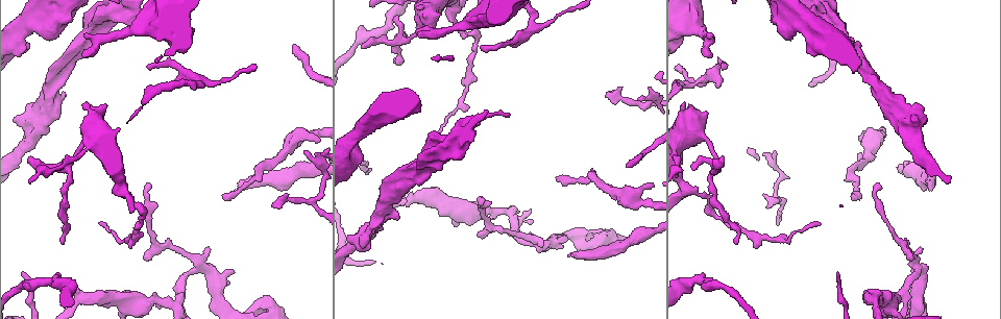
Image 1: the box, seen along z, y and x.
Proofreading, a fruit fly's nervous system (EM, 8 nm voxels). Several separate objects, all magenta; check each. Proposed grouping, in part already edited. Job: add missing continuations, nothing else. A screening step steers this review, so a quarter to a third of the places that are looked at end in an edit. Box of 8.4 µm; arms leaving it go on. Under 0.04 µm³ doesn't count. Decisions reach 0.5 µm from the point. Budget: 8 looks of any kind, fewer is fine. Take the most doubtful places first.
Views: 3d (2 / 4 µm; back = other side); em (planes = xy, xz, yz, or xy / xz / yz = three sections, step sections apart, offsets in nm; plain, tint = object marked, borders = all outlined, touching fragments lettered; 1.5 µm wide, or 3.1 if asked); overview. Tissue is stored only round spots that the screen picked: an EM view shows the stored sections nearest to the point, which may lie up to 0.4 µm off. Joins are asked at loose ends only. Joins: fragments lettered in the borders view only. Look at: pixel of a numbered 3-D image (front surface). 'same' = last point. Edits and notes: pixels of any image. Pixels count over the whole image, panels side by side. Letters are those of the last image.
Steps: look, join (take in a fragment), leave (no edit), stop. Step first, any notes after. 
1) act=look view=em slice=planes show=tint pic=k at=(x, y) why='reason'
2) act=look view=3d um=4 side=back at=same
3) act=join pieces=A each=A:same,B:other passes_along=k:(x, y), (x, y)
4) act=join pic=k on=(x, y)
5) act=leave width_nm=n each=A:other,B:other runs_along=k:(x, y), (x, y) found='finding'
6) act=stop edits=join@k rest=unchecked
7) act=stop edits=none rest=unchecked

act=look view=em slice=planes show=plain pic=1 at=(81, 55) why='free end'

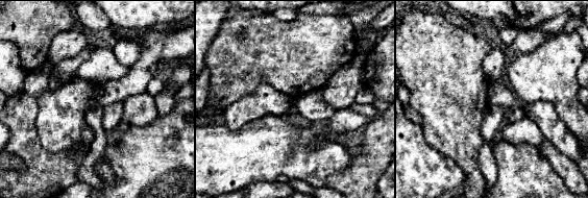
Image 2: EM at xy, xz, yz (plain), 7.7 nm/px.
act=look view=em slice=planes show=tint at=same

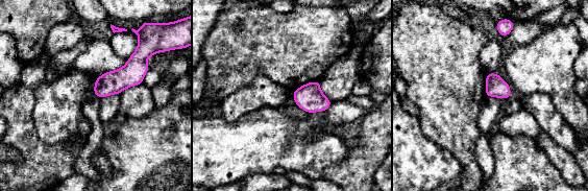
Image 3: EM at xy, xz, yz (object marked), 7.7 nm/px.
act=look view=em slice=planes show=borders at=same why='see the neighbours'

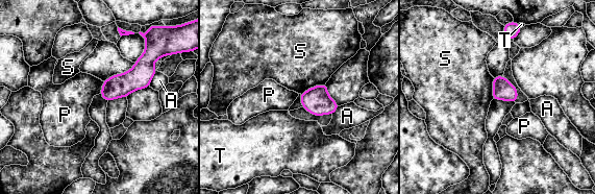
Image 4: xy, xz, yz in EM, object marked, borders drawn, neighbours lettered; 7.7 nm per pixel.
act=leave width_nm=160 longest_contact=S:220nm each=A:other,P:other,S:other,T:other found='no lettered fragment goes on from it'

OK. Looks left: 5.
act=look view=em slice=planes show=borders pic=1 at=(932, 190) why='an open end'

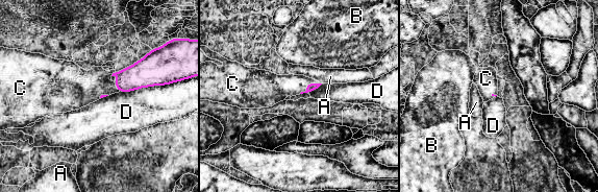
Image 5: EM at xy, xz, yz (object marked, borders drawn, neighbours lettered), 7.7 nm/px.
act=join pieces=C each=A:other,B:other,C:same,D:other passes_along=5:(312, 87), (307, 86), (275, 88) found='the neuron continues'

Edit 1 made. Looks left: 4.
act=look view=overview why='redraw'

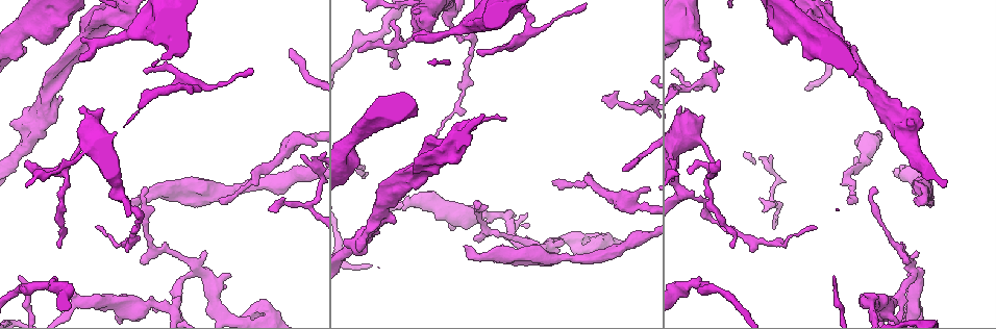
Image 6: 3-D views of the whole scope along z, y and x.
act=look view=3d um=2 pic=6 at=(850, 199) why='tapers out'

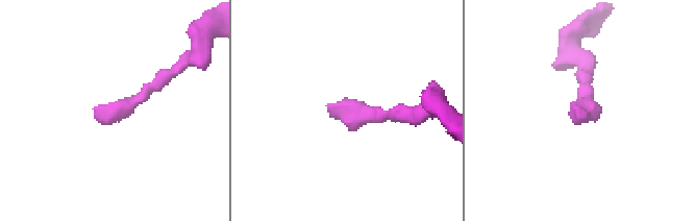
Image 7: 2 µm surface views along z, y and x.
act=look view=em slice=planes show=borders pic=7 at=(576, 114)

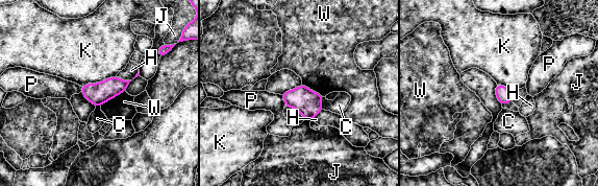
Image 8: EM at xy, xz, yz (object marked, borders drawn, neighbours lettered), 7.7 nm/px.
act=leave width_nm=130 each=C:other,H:other,J:other,K:other,P:other,W:other found='none of them fits'

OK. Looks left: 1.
act=look view=em slice=planes show=borders pic=6 at=(813, 228) why='long arm stops here'

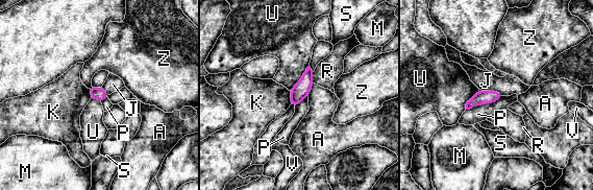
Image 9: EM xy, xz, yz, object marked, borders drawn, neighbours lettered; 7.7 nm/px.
act=leave each=A:other,J:other,K:other,M:other,P:other,R:other,S:other,U:other,V:other,Z:other border=9:(309, 65), (301, 78), (290, 91) found='no lettered fragment goes on from it'

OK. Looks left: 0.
act=stop edits=join@5 rest=unchecked

